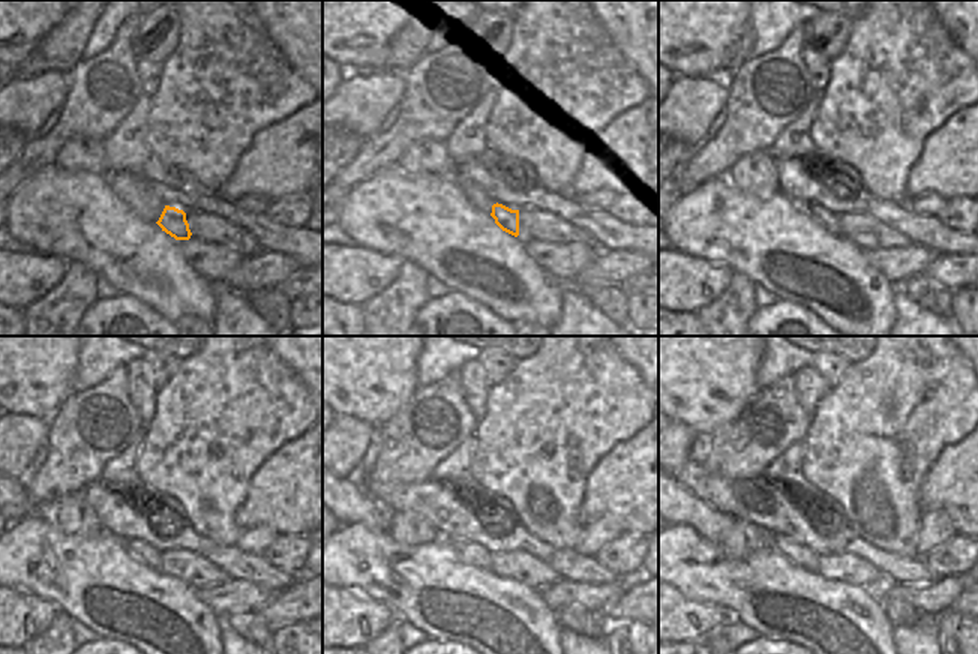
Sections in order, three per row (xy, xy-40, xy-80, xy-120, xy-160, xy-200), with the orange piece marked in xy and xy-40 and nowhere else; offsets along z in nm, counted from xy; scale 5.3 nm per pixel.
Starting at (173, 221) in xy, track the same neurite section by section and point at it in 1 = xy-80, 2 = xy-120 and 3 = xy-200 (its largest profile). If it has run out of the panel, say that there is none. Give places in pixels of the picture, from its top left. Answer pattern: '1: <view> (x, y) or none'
1: xy-80 (828, 221)
2: xy-120 (141, 551)
3: xy-200 (798, 554)

